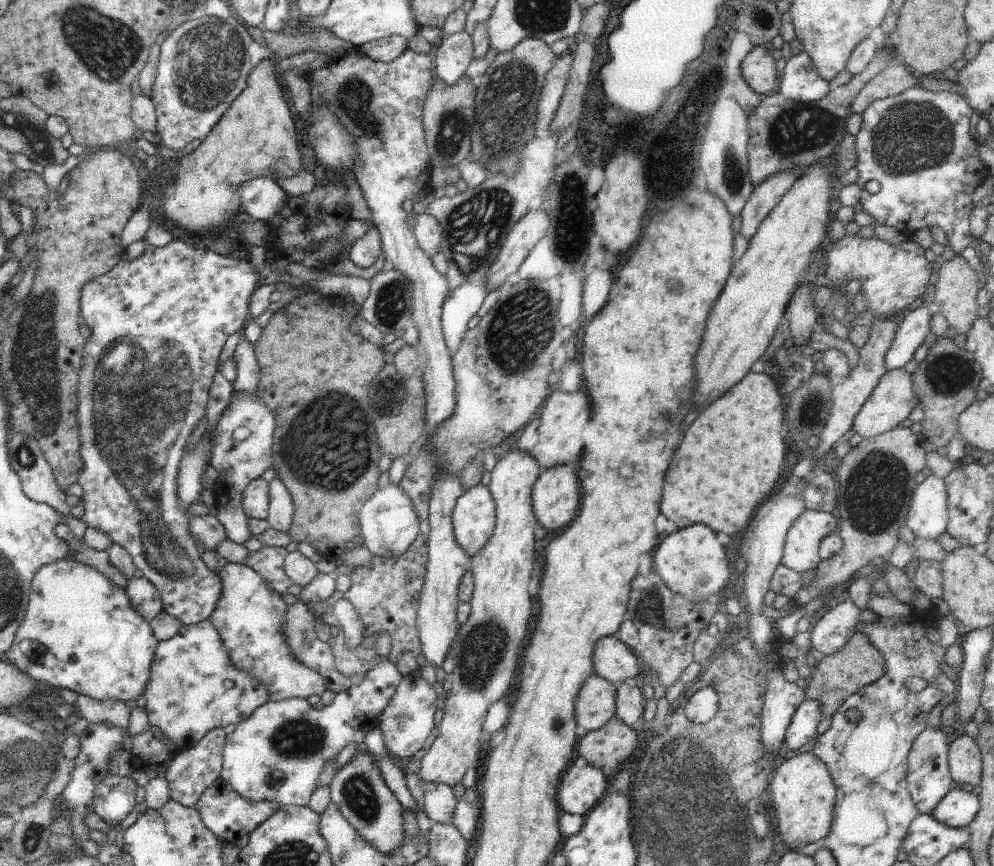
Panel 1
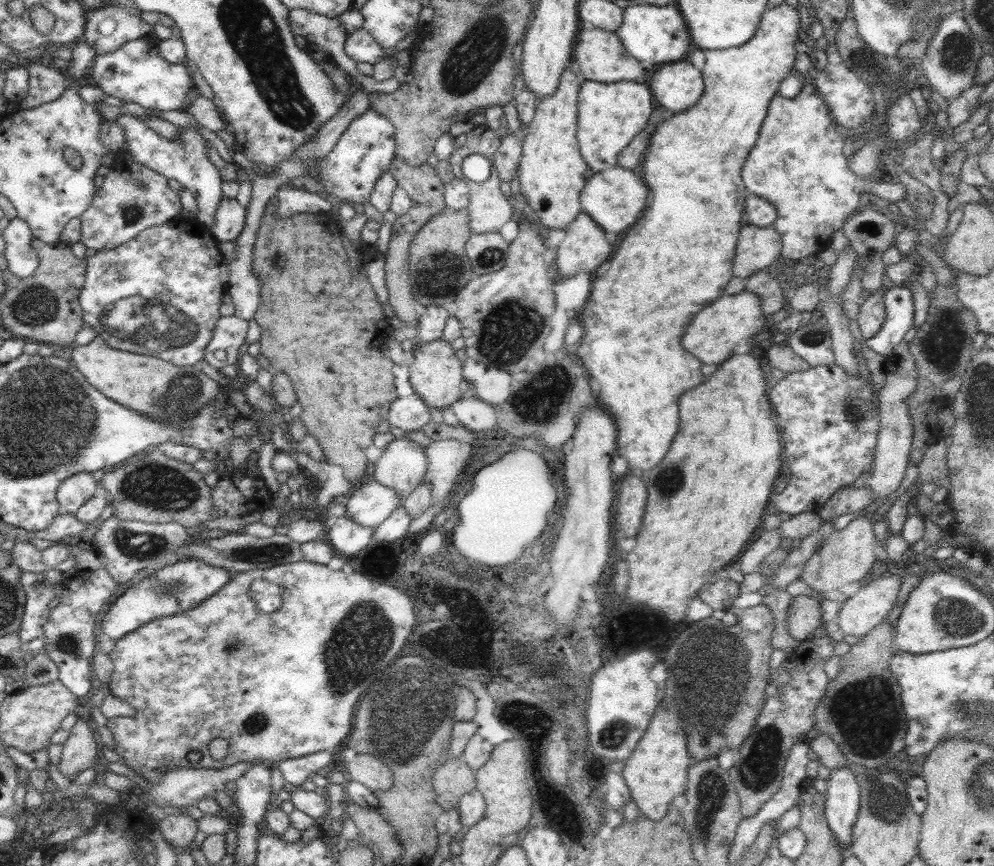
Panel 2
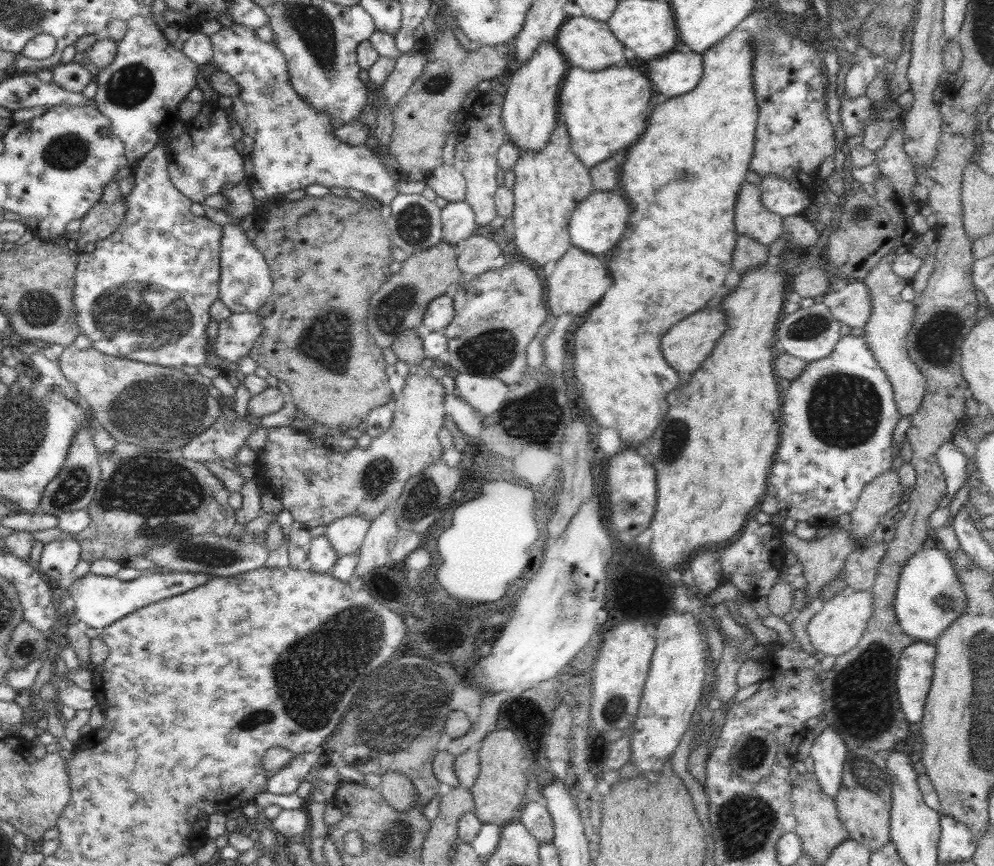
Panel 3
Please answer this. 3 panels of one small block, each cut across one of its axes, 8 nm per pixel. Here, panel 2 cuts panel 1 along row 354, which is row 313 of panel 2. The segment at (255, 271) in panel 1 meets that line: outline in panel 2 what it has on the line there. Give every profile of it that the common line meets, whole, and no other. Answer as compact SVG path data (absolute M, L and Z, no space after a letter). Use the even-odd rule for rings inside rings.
M176 216L167 220L164 224L145 228L134 238L131 238L124 244L120 244L120 246L116 246L116 248L96 251L94 255L85 259L85 283L79 294L79 303L84 311L83 321L87 326L91 326L95 330L97 336L104 339L108 345L112 348L116 348L116 350L124 350L126 352L133 352L146 356L155 356L156 358L167 360L178 366L196 364L196 362L205 357L204 350L212 338L216 321L221 317L220 303L222 302L222 297L227 293L227 288L229 287L228 264L221 255L217 243L218 241L214 238L210 229L202 226L196 218L183 219L182 217Z

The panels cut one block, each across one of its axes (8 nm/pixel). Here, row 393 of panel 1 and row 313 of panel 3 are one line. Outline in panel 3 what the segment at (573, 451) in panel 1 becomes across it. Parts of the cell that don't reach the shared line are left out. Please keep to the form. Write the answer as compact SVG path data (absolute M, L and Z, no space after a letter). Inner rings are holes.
M571 245L568 251L560 257L560 260L556 261L554 271L550 274L550 277L546 277L546 279L548 289L548 301L546 305L549 308L551 319L563 315L564 313L572 313L577 321L582 320L582 318L578 318L578 316L580 316L582 312L586 312L594 302L598 302L598 300L604 296L604 292L612 286L612 278L608 276L608 270L606 270L606 266L604 266L604 262L598 260L592 253L588 253L574 245Z

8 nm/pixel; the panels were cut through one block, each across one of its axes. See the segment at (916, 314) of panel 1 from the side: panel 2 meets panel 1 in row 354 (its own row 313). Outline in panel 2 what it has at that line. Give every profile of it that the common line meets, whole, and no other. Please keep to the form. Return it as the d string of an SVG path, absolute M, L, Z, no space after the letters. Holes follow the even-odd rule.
M903 286L886 287L882 294L886 309L884 324L872 338L863 341L870 350L888 357L913 325L914 301L911 289Z

